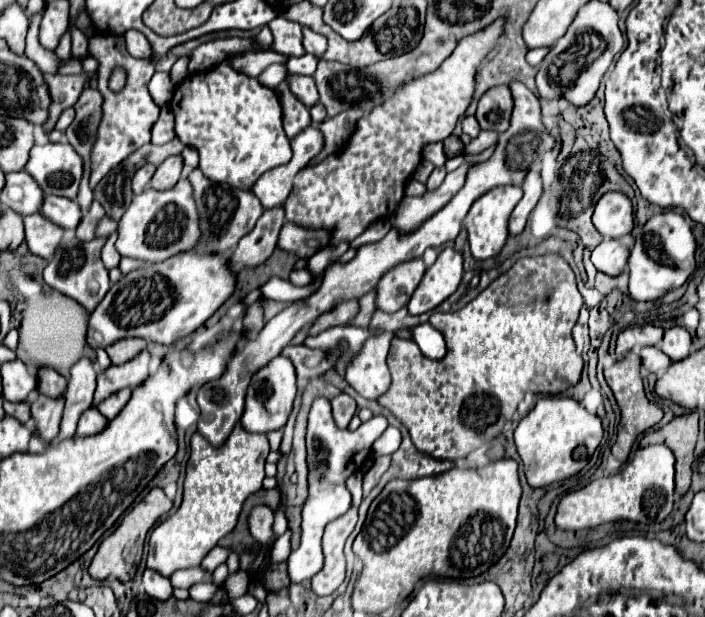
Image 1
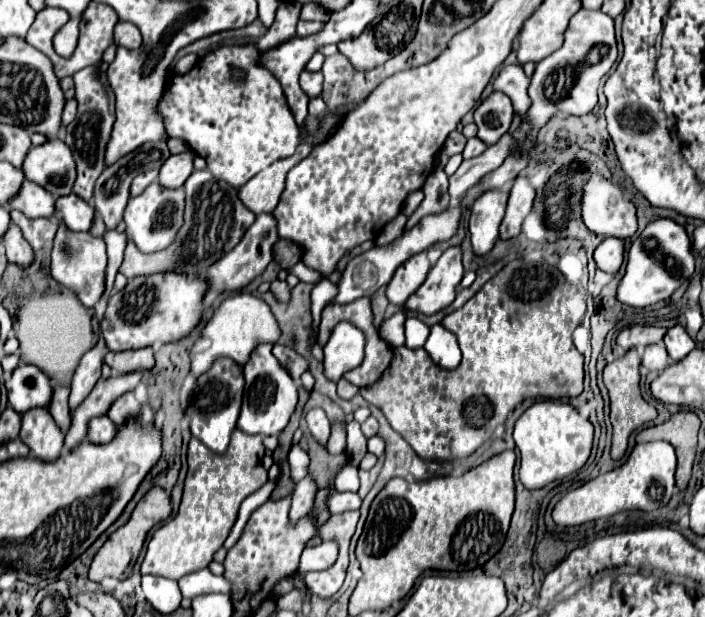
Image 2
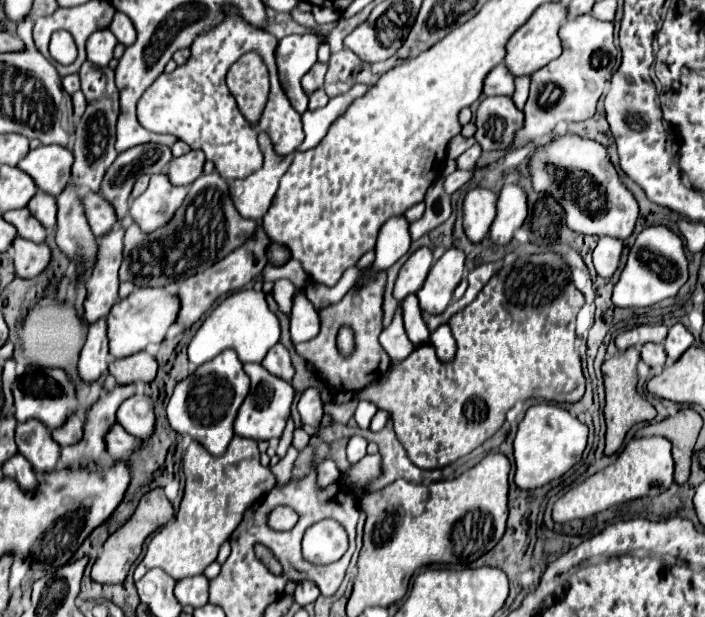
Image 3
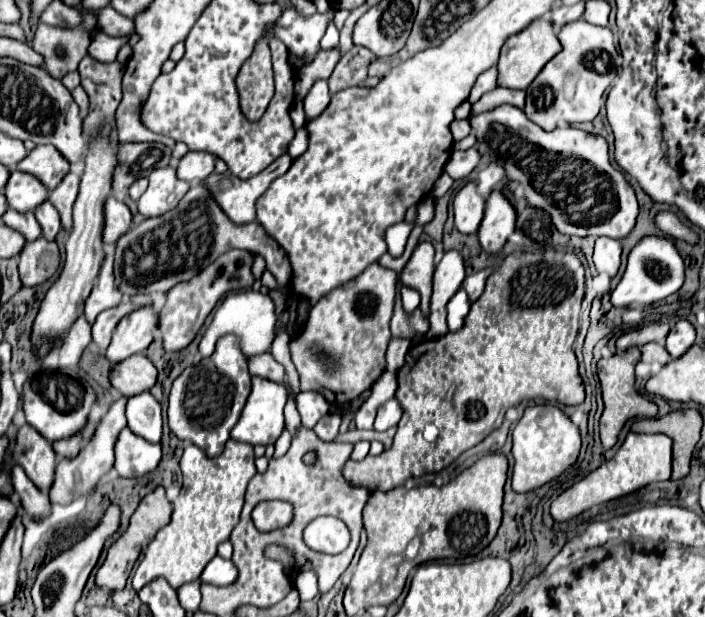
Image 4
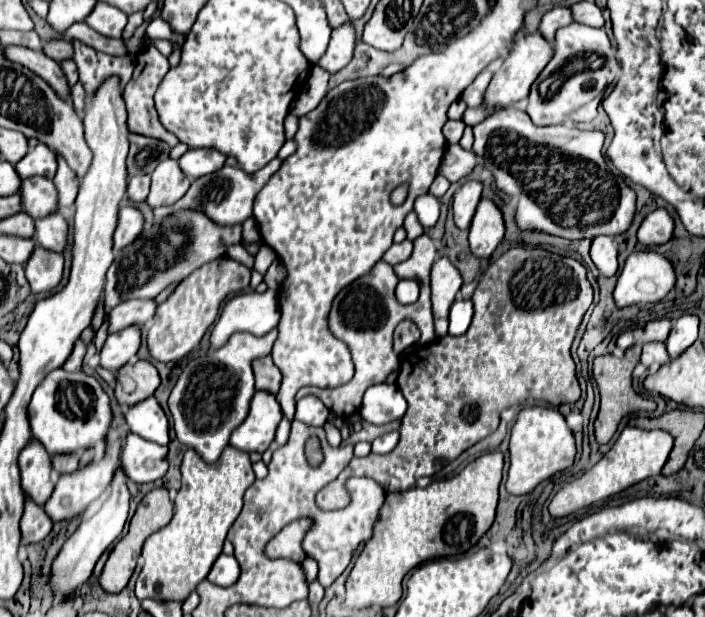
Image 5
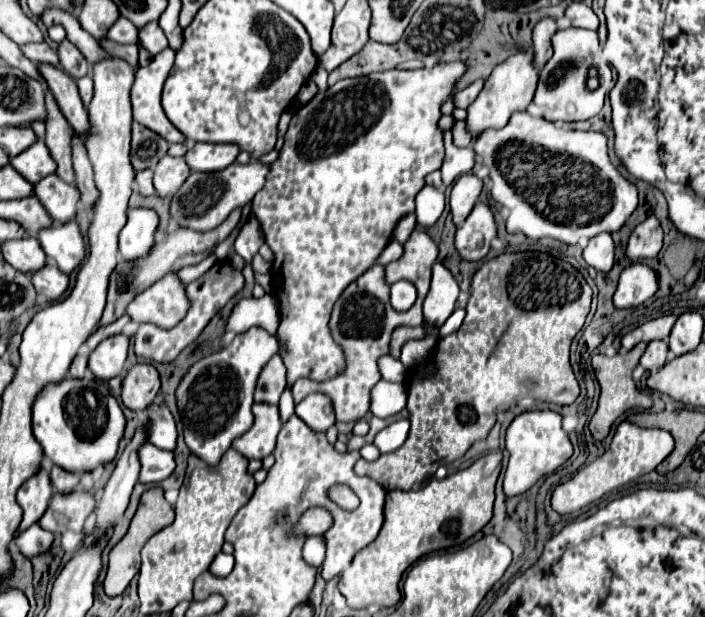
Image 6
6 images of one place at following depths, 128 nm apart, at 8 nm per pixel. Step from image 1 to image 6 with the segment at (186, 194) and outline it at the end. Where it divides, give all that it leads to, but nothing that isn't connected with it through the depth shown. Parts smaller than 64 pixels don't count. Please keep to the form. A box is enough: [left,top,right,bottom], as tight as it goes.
[154,156,190,198]

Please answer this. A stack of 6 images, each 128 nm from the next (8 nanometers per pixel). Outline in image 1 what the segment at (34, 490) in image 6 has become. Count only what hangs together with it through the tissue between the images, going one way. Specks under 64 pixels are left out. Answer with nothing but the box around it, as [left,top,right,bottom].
[32,394,64,444]

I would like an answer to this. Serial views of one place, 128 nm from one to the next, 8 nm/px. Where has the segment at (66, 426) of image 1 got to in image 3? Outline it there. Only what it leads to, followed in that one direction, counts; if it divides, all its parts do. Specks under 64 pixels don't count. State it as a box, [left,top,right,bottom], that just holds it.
[78,320,108,382]

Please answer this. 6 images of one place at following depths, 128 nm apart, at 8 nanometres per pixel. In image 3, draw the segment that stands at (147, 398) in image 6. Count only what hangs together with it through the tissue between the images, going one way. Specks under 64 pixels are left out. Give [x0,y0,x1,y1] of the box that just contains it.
[108,352,156,384]

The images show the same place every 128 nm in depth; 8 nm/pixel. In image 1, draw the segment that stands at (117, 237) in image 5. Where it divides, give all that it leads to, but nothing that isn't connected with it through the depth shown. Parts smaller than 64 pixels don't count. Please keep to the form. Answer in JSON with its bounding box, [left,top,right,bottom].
[40,196,82,230]

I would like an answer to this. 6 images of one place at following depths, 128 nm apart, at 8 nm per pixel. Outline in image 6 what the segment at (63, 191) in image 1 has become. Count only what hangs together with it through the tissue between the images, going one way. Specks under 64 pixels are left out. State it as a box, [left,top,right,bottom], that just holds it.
[10,140,56,184]

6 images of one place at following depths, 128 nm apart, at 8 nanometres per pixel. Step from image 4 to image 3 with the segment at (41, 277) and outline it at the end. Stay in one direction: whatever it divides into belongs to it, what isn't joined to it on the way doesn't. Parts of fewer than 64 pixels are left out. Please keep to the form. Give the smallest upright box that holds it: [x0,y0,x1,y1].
[12,236,50,278]

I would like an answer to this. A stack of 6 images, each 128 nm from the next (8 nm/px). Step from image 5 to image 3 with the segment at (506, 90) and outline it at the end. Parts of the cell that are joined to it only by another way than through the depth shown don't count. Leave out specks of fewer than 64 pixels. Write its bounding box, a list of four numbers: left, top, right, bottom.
[504,2,568,76]

